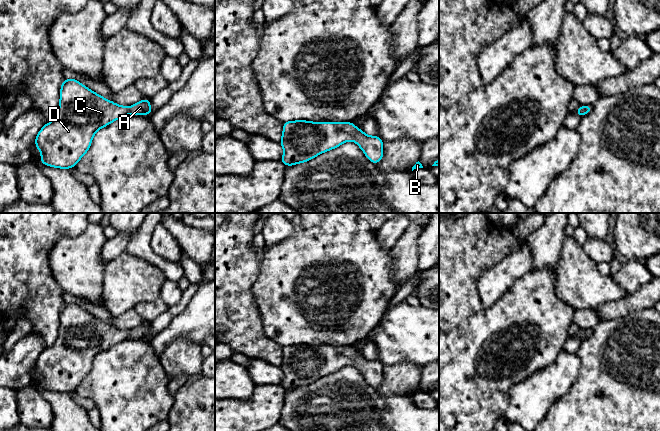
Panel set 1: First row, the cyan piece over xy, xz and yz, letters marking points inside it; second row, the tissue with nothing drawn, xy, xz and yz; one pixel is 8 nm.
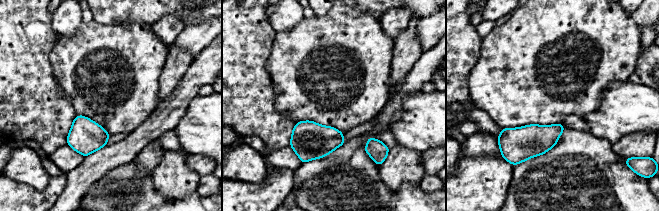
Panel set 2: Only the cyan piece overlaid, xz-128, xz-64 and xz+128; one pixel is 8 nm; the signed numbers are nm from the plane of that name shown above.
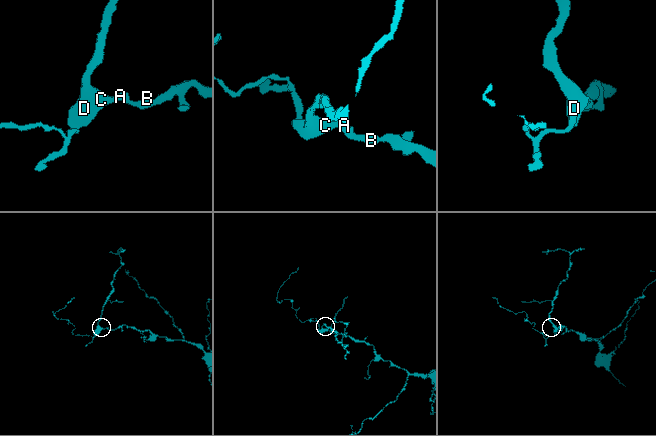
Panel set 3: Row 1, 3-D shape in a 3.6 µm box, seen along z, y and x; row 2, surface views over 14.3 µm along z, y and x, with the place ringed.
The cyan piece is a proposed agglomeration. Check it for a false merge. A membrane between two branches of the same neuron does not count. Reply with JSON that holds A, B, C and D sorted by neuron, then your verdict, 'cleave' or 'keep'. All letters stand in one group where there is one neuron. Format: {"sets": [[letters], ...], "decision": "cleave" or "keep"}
{"sets": [["A", "B", "C", "D"]], "decision": "keep"}

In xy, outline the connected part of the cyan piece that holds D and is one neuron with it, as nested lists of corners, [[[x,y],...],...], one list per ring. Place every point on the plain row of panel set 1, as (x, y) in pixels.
[[[64,303],[58,337],[35,363],[42,377],[40,386],[55,392],[75,391],[89,374],[96,355],[129,337],[139,340],[153,336],[148,322],[130,332],[120,330],[75,303]]]

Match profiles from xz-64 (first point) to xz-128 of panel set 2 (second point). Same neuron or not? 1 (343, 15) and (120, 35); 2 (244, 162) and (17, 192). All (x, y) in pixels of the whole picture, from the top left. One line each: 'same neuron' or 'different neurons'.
1: same neuron
2: different neurons

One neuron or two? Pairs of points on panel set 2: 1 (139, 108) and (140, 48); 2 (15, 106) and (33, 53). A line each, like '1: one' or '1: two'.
1: one
2: one

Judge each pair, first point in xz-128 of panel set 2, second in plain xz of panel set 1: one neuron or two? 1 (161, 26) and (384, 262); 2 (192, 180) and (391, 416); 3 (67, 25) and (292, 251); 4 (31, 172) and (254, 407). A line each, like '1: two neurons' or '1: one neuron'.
1: two neurons
2: two neurons
3: two neurons
4: two neurons

